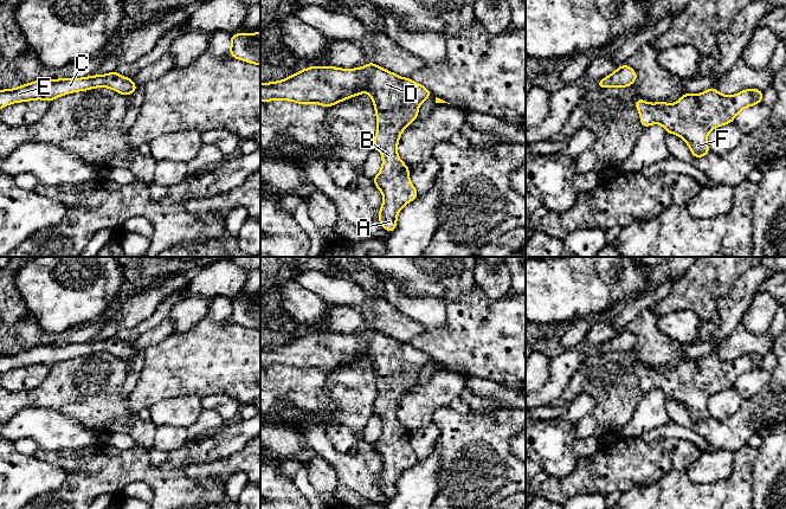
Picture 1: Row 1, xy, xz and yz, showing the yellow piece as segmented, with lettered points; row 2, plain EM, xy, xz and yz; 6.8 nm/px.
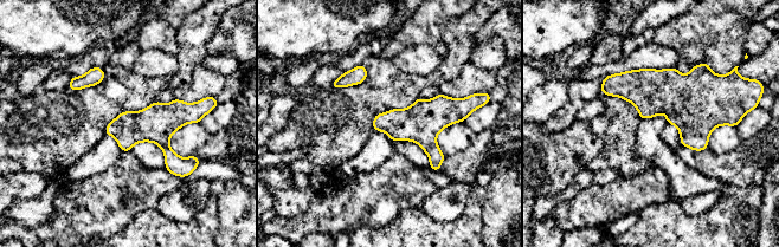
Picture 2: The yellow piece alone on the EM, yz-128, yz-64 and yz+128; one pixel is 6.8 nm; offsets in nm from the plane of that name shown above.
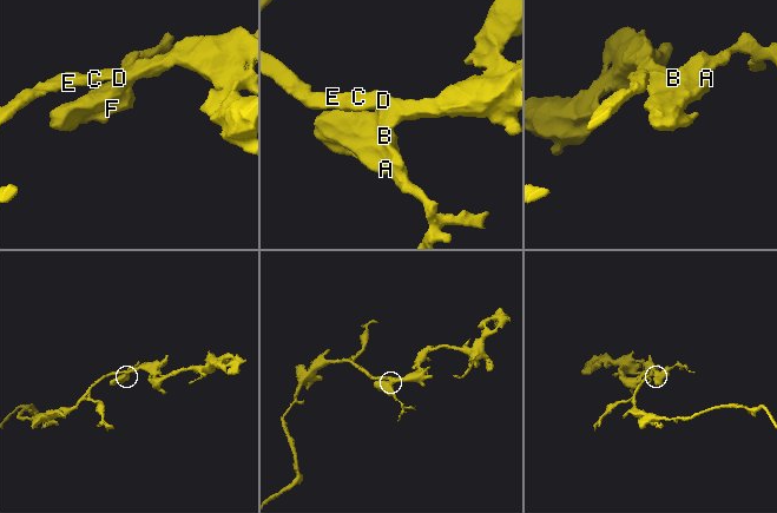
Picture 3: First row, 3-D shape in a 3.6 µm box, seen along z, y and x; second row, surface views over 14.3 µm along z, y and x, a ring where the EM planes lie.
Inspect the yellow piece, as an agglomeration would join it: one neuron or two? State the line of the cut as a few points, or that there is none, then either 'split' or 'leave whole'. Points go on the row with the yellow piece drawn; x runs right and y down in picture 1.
no cut; leave whole

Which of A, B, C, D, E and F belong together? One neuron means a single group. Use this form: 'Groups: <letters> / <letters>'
Groups: A B C D E F

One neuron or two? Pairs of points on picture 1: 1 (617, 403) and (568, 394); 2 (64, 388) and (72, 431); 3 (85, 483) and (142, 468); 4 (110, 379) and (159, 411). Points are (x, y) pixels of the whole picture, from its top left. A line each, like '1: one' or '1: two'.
1: one
2: two
3: one
4: two

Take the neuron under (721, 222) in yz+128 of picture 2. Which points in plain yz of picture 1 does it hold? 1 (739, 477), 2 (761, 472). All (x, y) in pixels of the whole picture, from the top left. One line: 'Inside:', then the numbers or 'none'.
Inside: 1

